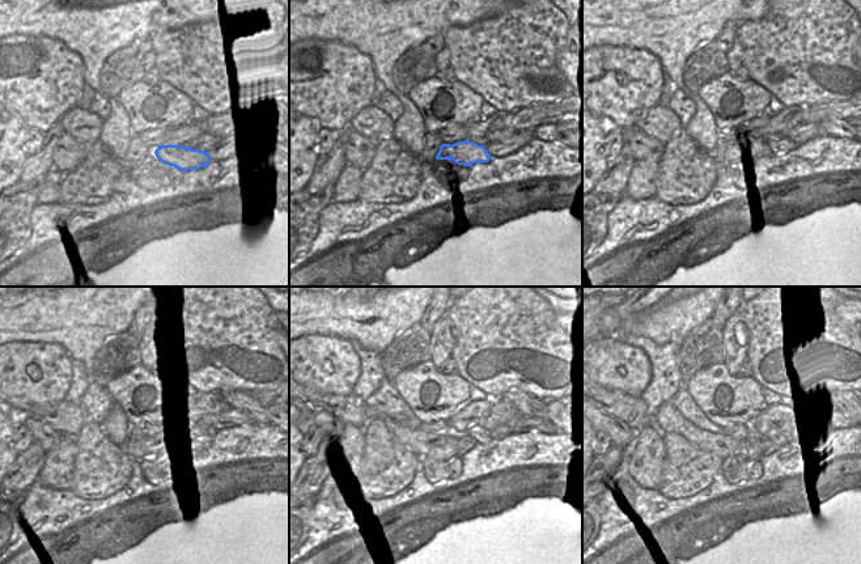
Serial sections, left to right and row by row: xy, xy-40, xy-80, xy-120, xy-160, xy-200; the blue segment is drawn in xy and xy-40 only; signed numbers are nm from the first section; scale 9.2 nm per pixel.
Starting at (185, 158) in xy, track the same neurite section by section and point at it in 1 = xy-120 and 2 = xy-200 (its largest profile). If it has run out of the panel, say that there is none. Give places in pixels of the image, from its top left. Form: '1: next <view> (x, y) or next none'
1: next xy-120 (138, 449)
2: next xy-200 (667, 416)

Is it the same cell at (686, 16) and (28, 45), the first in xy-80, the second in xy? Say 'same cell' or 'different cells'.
different cells

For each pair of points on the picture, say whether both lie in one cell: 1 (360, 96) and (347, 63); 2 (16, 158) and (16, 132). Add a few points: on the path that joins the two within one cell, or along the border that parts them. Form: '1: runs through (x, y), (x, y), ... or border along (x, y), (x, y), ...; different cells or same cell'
1: runs through (355, 88), (347, 80), (347, 71); same cell
2: runs through (16, 152), (16, 139); same cell

